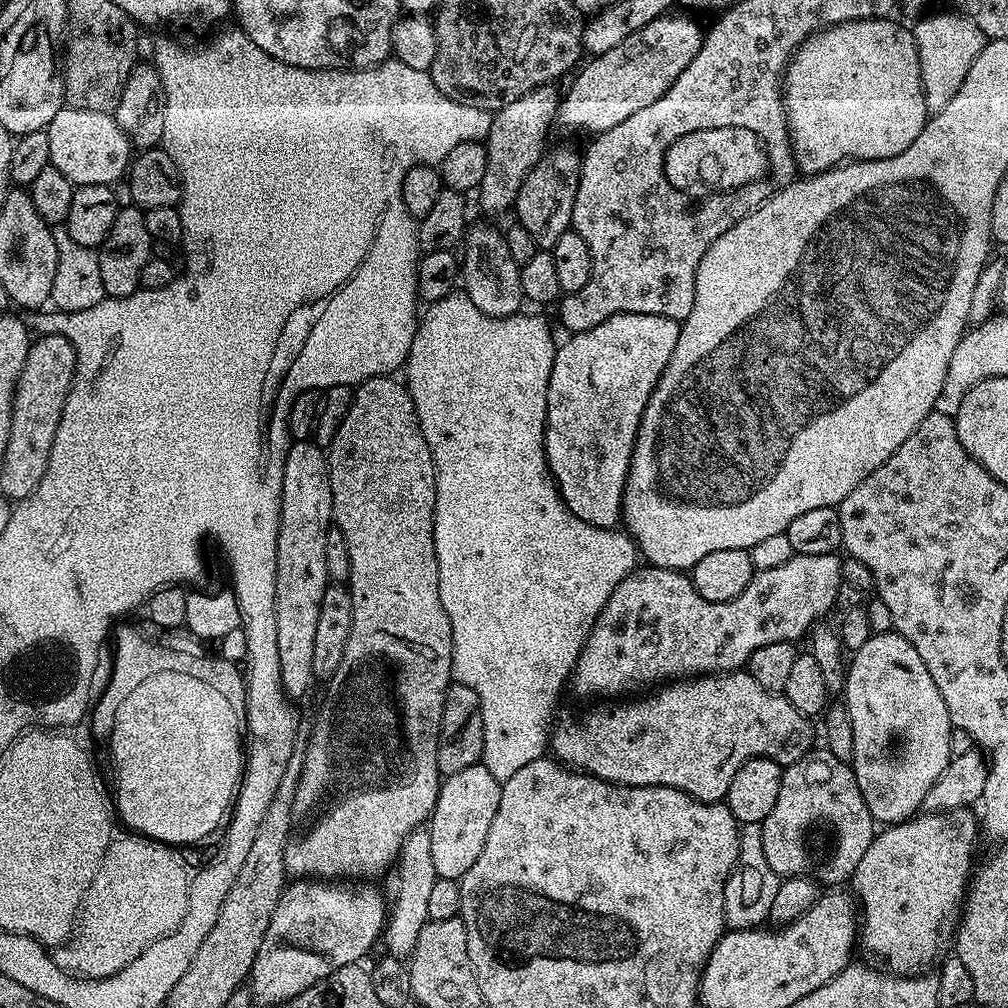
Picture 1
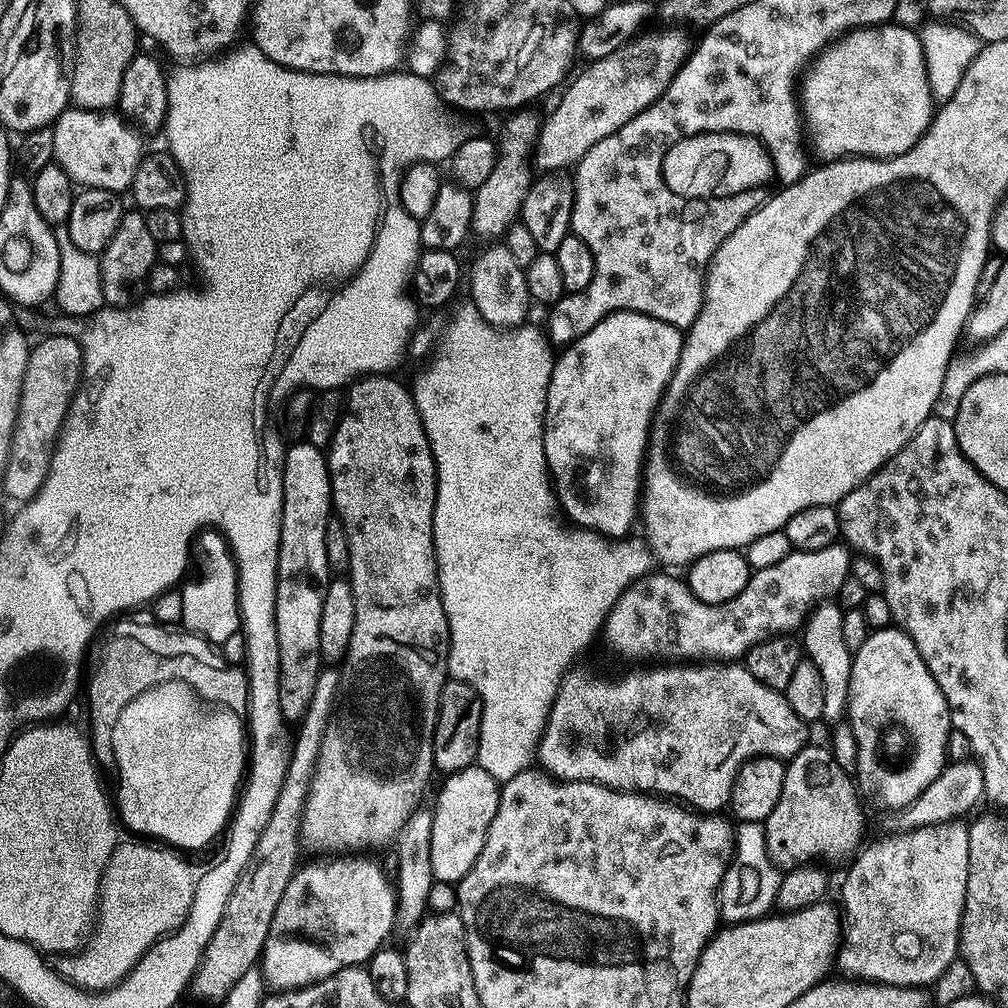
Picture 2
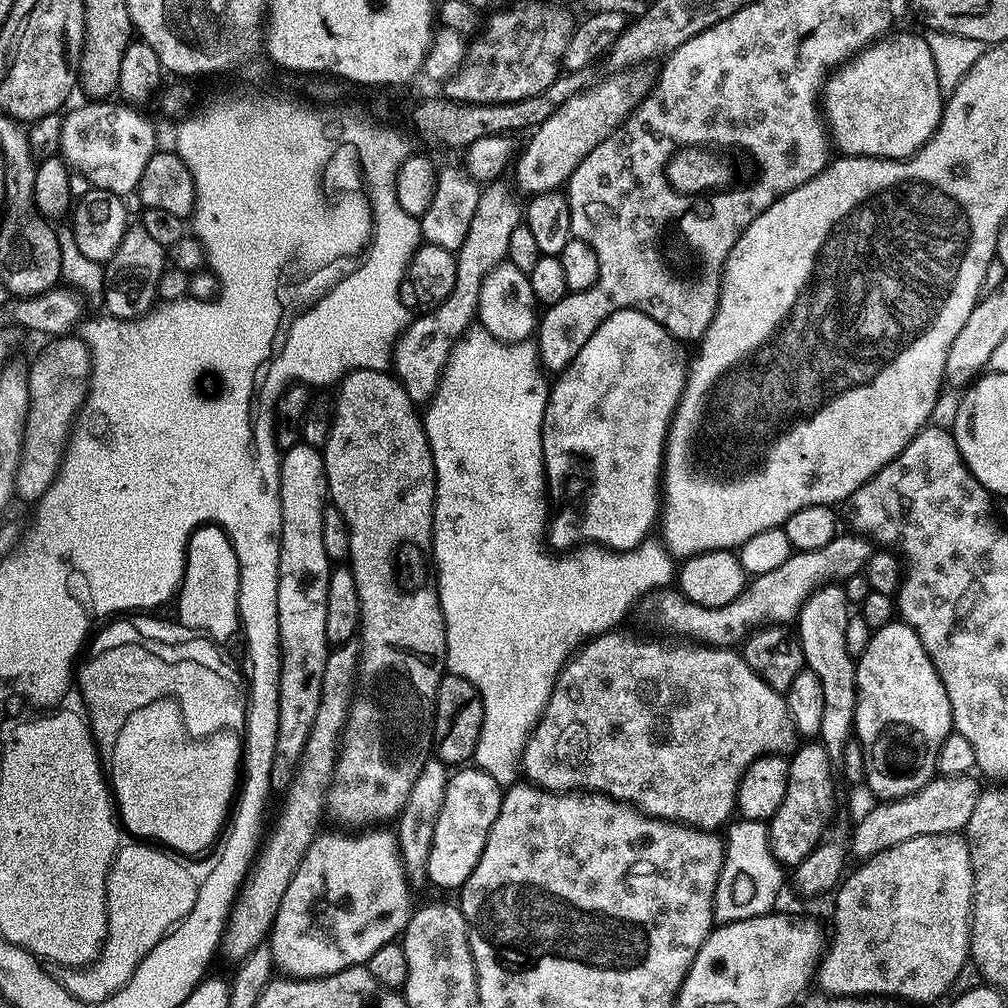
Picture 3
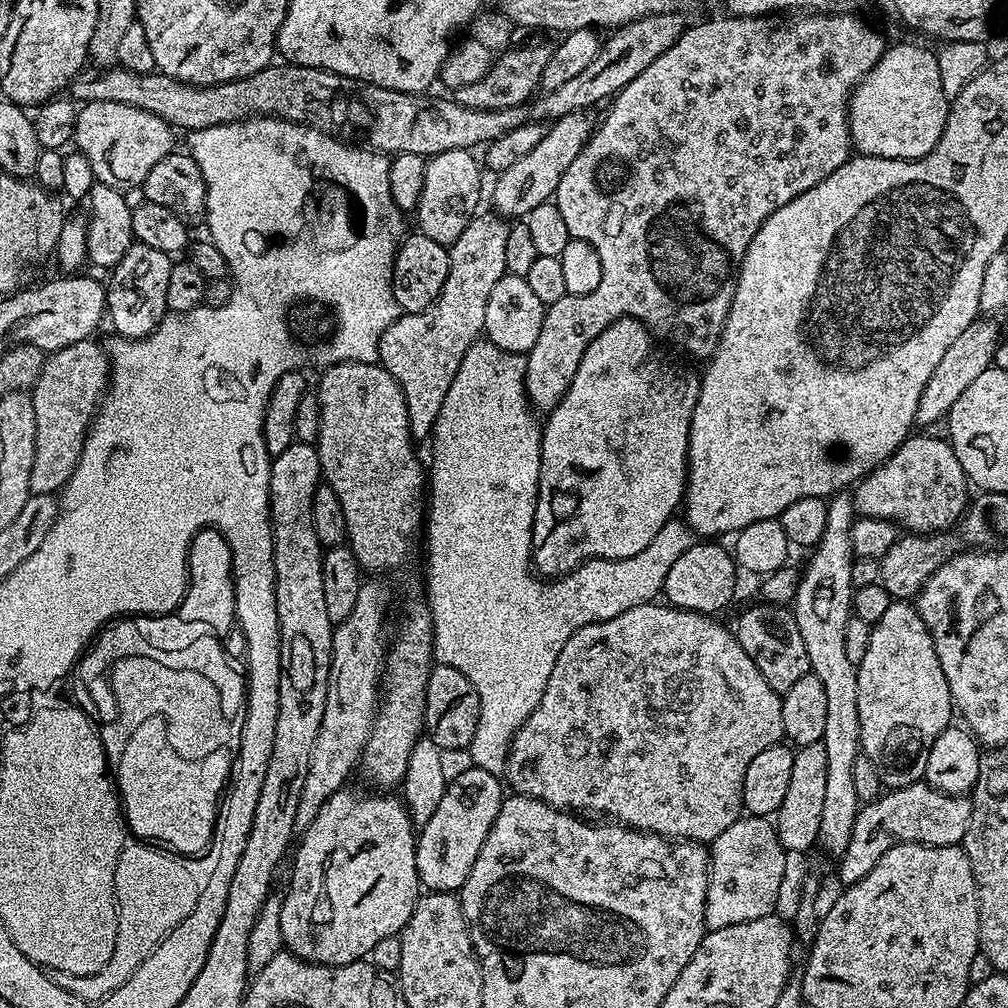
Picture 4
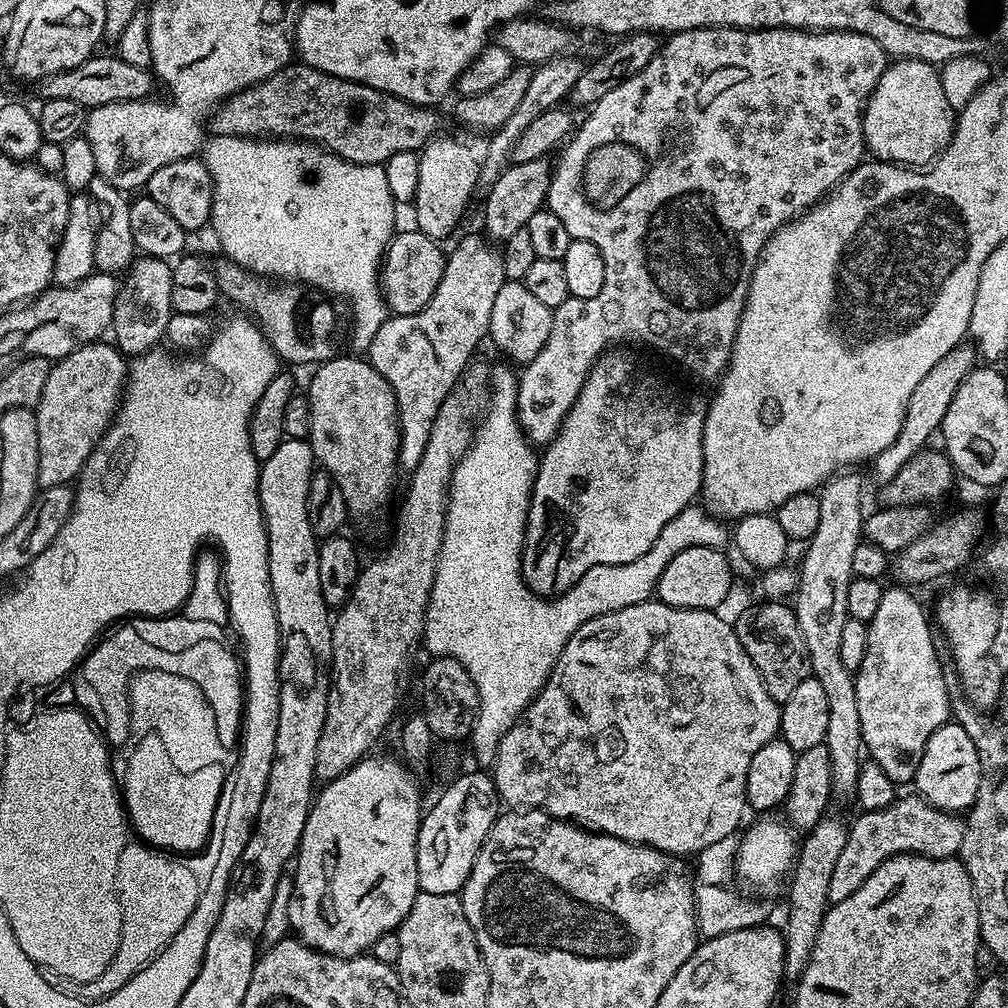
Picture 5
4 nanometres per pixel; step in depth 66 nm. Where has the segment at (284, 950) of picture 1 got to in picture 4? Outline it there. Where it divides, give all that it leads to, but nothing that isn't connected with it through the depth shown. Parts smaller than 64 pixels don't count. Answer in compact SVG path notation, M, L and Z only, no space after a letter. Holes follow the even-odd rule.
M348 791L335 792L318 810L314 822L303 829L304 841L294 848L296 861L292 864L292 881L284 892L284 948L310 964L353 964L355 960L364 960L382 938L390 938L403 930L422 895L416 869L418 836L412 833L414 825L407 808L392 794L359 796Z

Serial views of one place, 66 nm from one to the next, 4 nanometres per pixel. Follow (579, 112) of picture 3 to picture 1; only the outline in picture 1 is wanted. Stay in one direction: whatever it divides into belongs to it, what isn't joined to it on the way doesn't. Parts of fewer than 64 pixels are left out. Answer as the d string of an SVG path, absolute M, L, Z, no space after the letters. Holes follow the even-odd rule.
M665 14L642 26L626 42L618 42L614 50L593 56L576 73L576 78L563 93L557 108L557 123L572 130L584 130L599 134L626 122L630 114L638 114L650 102L658 102L672 83L694 62L698 50L704 44L705 33L691 15Z

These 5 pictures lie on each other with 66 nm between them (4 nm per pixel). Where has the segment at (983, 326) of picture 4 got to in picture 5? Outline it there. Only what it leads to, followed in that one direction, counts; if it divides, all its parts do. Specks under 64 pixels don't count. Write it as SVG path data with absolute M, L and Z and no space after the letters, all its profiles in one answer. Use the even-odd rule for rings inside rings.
M962 342L954 350L950 350L946 358L936 363L927 372L926 378L922 378L922 382L918 382L914 394L910 394L910 402L906 406L906 418L902 418L902 430L898 430L898 438L871 461L870 468L876 475L877 485L883 486L892 480L894 474L898 474L898 470L902 470L906 462L910 462L910 458L914 458L925 449L927 444L924 443L932 435L940 432L940 423L946 418L946 410L950 410L950 402L954 402L954 394L958 394L958 386L962 386L964 379L971 374L977 364L976 348L971 343Z

